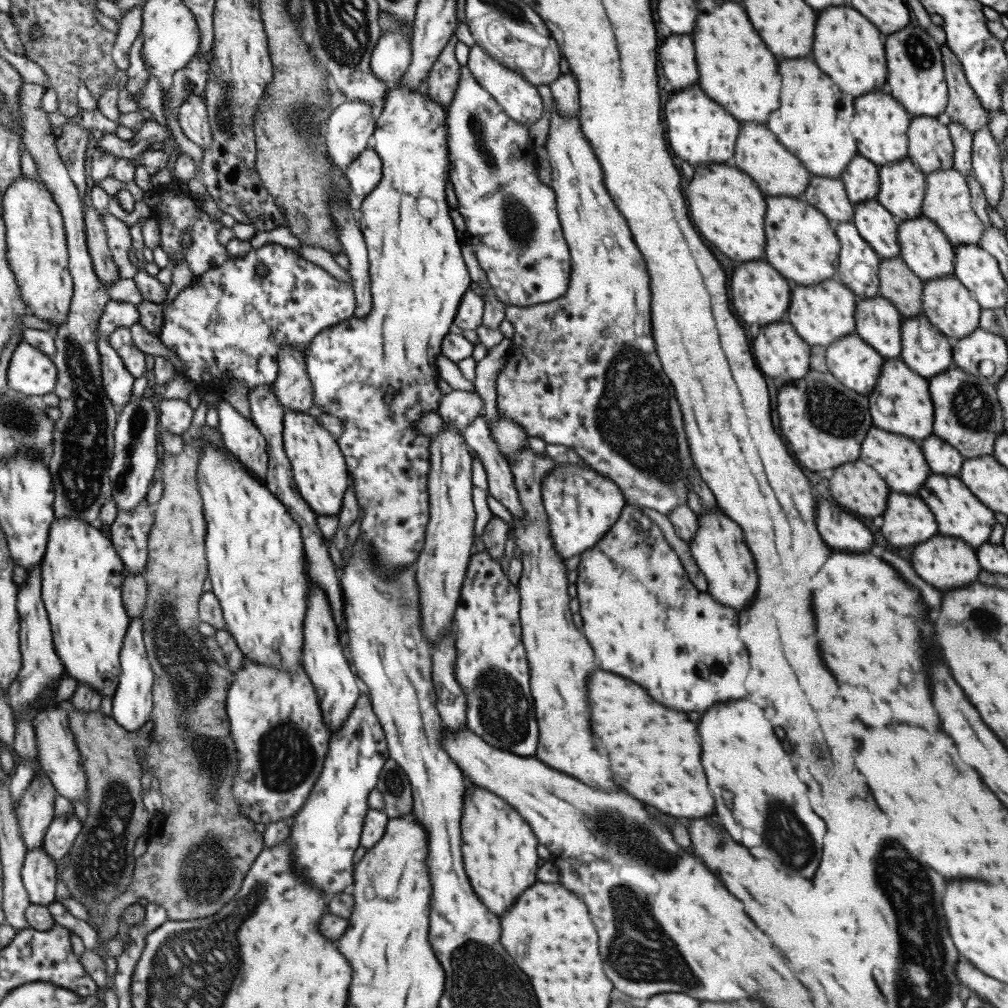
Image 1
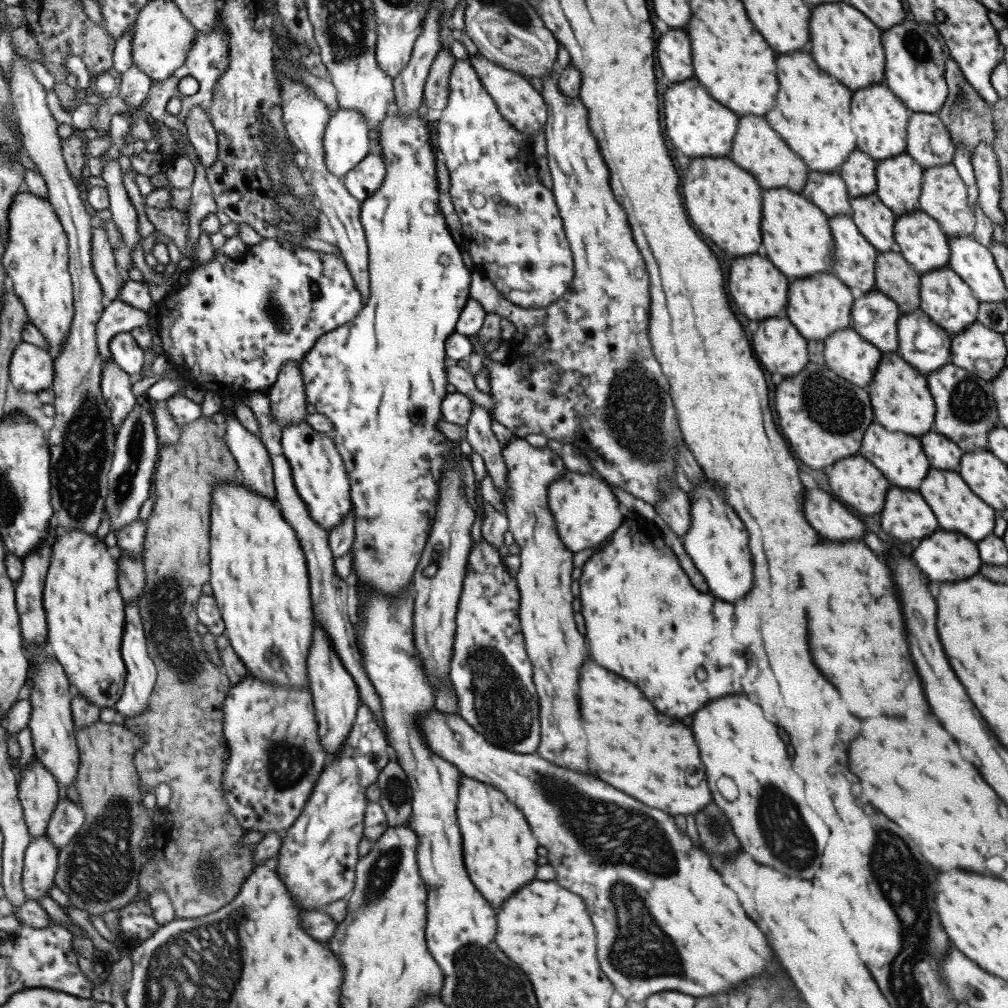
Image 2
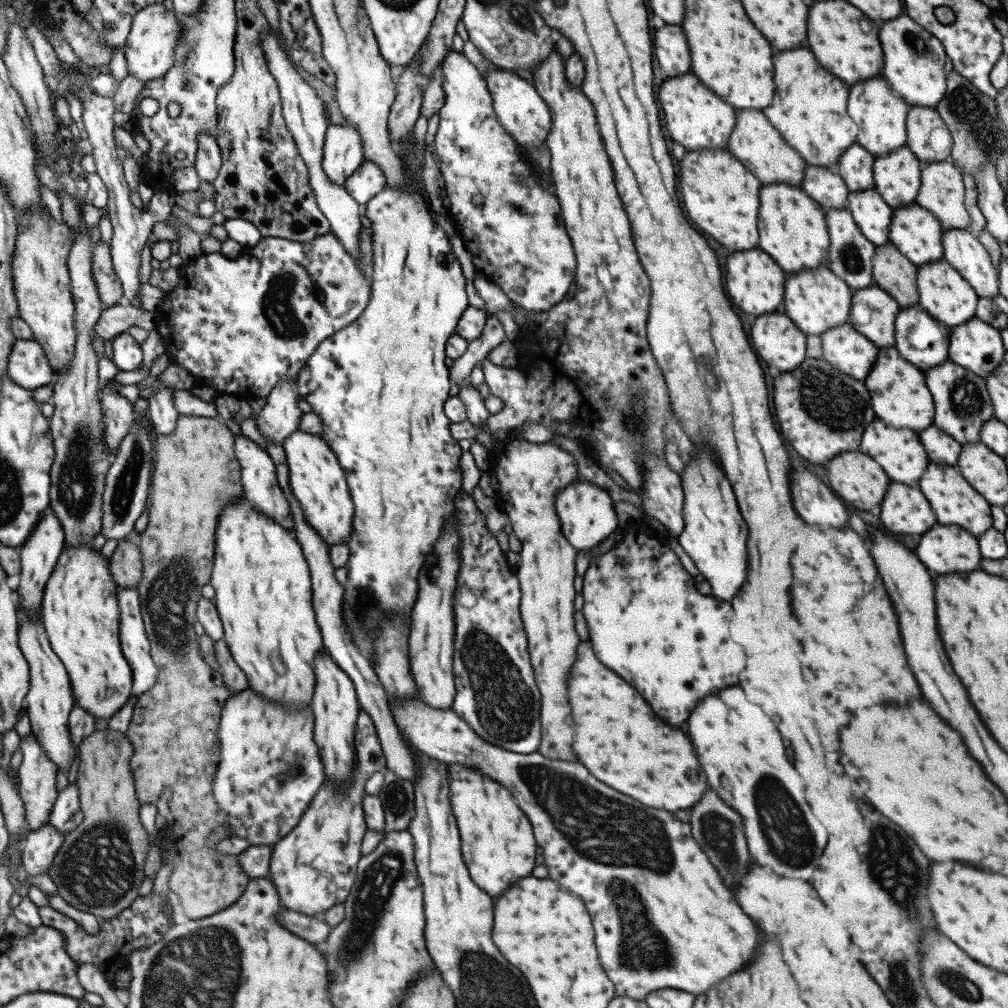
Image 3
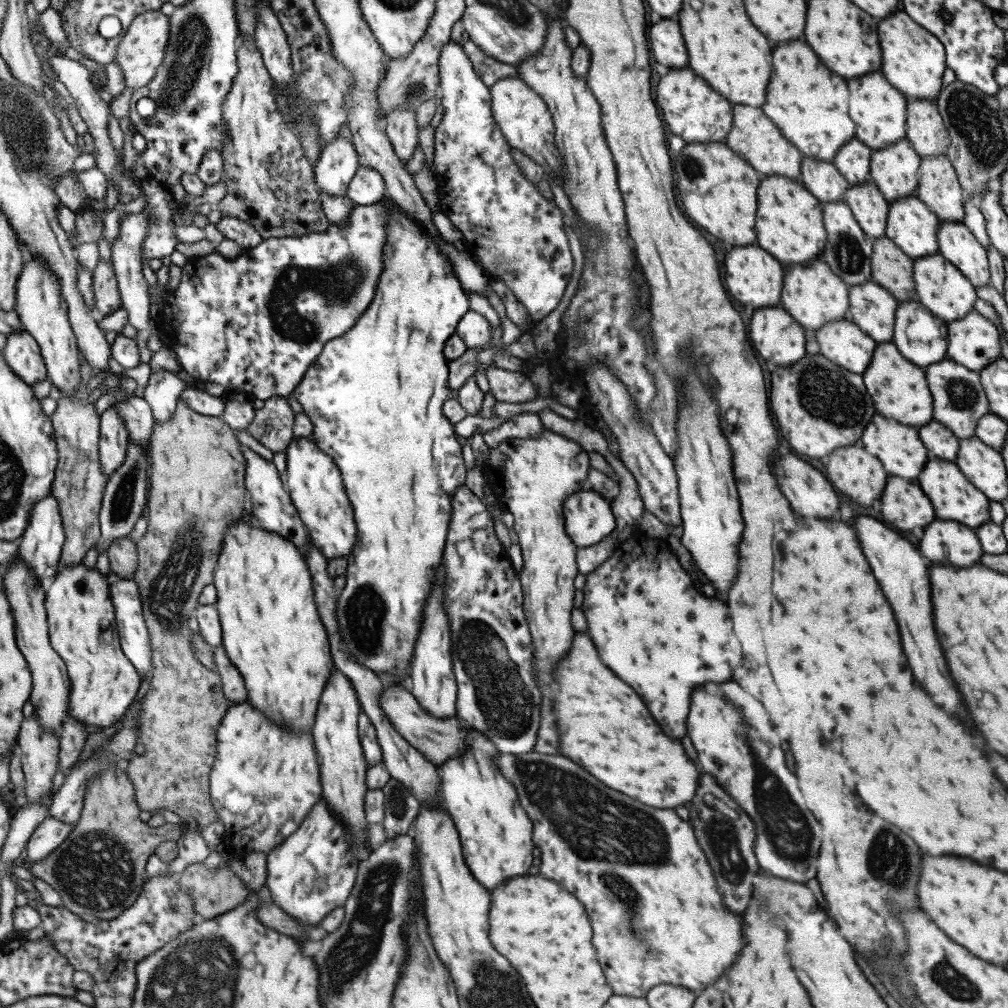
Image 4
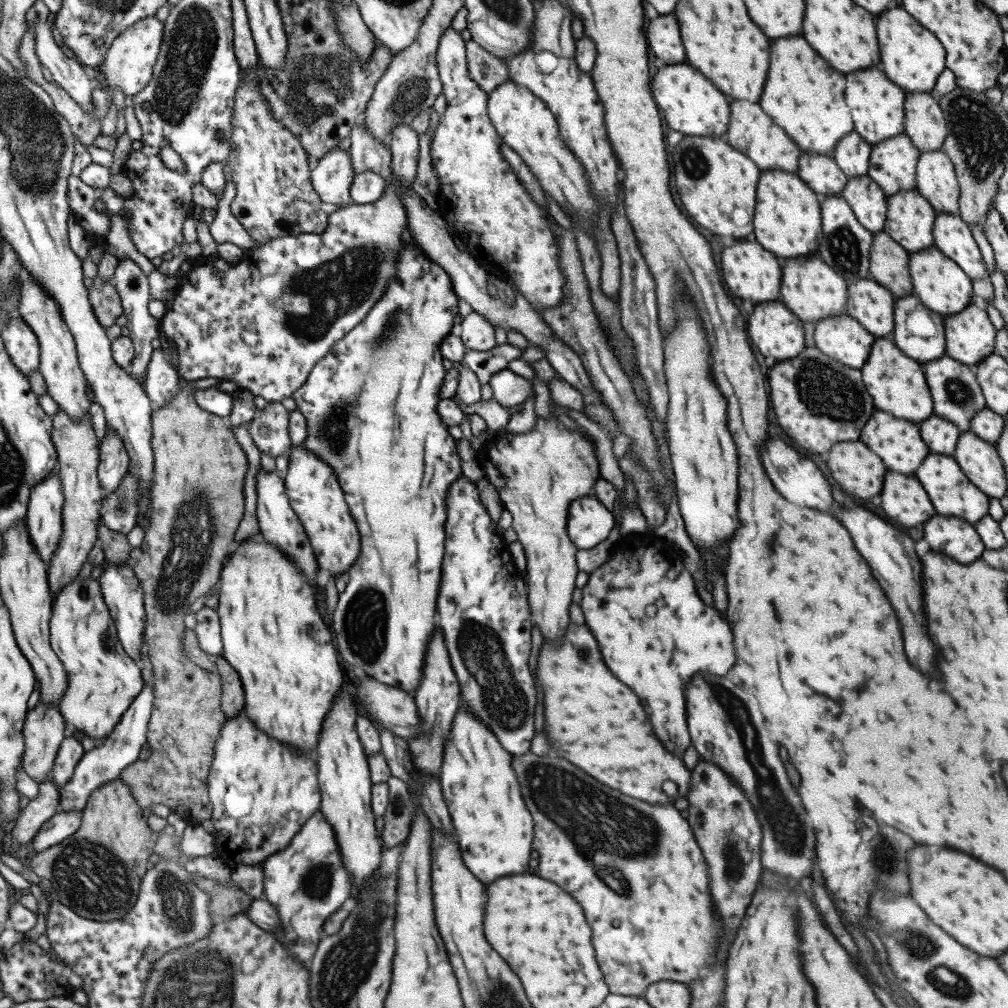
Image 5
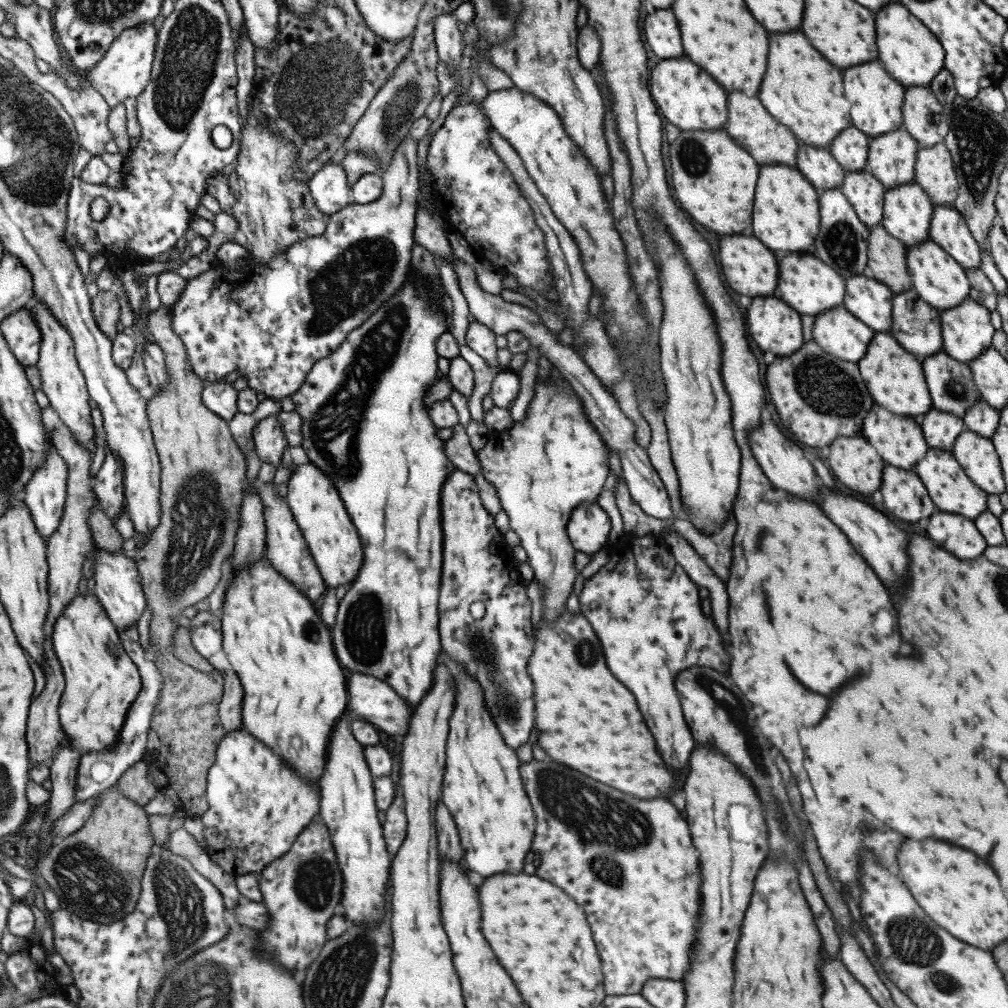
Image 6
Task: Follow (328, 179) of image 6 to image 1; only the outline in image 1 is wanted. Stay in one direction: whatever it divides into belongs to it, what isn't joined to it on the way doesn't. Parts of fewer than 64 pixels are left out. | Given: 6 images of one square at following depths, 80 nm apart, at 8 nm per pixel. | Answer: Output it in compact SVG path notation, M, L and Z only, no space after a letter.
M359 101L345 102L329 113L322 135L331 165L343 171L367 146L376 111Z

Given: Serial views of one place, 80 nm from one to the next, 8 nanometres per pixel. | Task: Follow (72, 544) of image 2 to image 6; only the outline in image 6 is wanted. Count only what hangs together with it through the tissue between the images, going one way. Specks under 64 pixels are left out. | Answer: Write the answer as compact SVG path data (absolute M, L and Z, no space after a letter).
M95 589L93 593L88 593L87 590L79 591L77 598L73 599L64 614L59 617L55 625L53 646L66 676L66 689L60 704L60 719L68 736L68 744L76 746L81 752L81 757L88 752L103 753L110 750L120 739L128 708L135 702L142 682L138 668L129 658L125 644L121 641L116 624L109 618L104 604L98 600Z

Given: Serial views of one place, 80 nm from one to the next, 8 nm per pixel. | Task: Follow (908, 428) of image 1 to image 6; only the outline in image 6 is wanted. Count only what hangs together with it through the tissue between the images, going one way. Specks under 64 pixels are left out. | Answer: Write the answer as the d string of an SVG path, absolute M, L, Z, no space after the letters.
M876 332L869 341L865 354L856 362L861 380L871 394L871 398L893 414L919 419L932 408L930 394L920 361L911 354L907 354L902 346L890 335L889 332Z

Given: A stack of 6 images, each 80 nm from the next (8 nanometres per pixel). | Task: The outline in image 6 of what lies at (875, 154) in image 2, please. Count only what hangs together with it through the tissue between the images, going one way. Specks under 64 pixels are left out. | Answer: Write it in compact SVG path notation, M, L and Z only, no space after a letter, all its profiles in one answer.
M877 60L843 72L843 96L849 102L850 122L869 139L902 128L904 88L881 68Z

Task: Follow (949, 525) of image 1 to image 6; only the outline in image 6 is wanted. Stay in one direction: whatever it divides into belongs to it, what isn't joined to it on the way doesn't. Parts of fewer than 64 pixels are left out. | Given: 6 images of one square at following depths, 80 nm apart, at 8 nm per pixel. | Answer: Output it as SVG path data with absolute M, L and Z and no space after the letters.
M928 447L928 451L915 463L912 470L915 470L915 474L927 488L935 511L953 513L971 521L985 512L986 492L970 481L950 452Z

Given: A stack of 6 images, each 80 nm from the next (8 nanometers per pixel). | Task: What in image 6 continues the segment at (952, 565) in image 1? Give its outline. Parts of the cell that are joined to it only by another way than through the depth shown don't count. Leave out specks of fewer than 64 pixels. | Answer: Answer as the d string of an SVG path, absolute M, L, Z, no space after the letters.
M935 511L925 528L927 536L961 560L971 560L982 554L988 545L971 520L953 513Z

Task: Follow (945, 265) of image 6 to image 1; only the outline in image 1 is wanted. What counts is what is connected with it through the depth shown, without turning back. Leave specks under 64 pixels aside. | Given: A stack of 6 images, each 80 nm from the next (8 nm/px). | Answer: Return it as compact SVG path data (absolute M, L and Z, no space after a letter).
M953 273L923 283L921 314L951 342L967 336L978 327L979 304Z

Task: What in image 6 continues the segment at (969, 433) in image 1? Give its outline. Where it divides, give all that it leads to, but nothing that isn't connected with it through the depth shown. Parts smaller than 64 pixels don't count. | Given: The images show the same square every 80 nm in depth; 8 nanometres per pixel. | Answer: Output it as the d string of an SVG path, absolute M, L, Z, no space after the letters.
M943 350L936 352L935 355L925 357L920 363L933 409L941 412L950 412L961 419L969 406L975 404L977 401L981 401L968 363L962 363L951 358Z

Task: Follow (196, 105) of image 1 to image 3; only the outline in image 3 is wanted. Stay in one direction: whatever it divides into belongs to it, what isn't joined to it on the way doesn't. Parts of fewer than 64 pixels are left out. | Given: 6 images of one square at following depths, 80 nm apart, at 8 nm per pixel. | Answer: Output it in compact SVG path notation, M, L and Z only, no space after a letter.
M198 132L196 145L193 169L199 180L213 182L221 165L220 150L216 139L206 132Z

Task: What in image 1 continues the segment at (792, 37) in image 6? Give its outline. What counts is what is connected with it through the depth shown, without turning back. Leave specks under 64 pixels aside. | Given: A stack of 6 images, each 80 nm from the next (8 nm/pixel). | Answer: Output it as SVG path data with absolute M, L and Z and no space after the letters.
M793 58L793 60L781 60L779 62L779 76L781 76L781 90L779 90L779 108L769 114L767 128L777 136L777 140L793 156L796 156L802 166L811 175L839 178L845 166L849 164L853 156L858 154L855 137L850 132L849 123L854 117L853 98L845 94L829 80L809 58Z

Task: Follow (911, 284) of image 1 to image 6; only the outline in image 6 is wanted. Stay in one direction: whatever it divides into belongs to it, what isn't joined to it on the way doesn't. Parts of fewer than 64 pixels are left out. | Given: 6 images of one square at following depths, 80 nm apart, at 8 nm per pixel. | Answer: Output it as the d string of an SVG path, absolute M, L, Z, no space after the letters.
M881 224L869 228L866 270L872 279L883 283L893 294L912 288L906 271L906 247L893 238Z

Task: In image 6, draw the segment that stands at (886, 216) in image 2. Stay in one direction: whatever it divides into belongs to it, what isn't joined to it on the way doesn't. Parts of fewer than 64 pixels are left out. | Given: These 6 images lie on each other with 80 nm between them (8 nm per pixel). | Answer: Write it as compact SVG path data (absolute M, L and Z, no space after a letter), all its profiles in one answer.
M867 170L846 172L839 189L866 227L880 224L885 188L871 173Z

